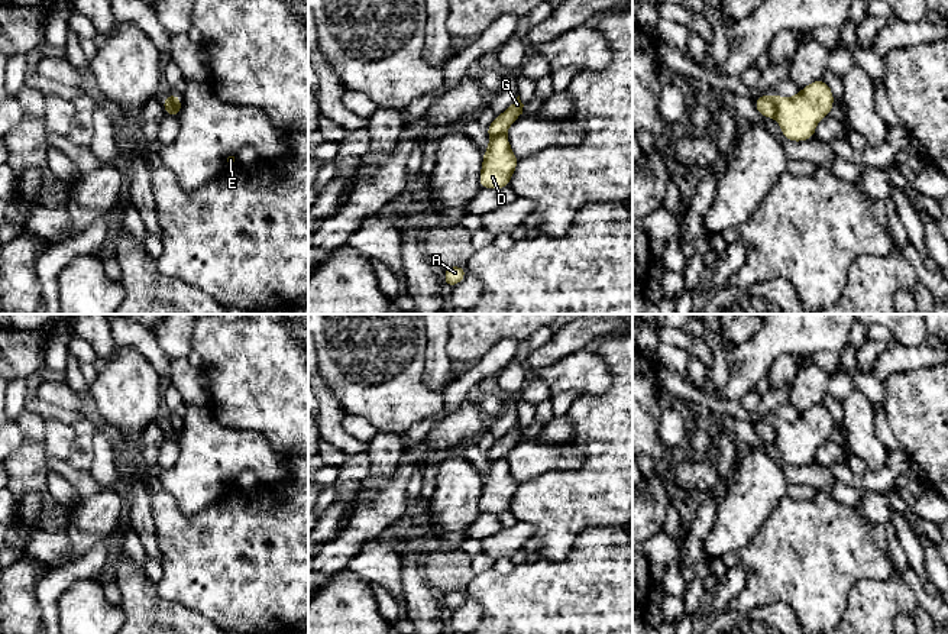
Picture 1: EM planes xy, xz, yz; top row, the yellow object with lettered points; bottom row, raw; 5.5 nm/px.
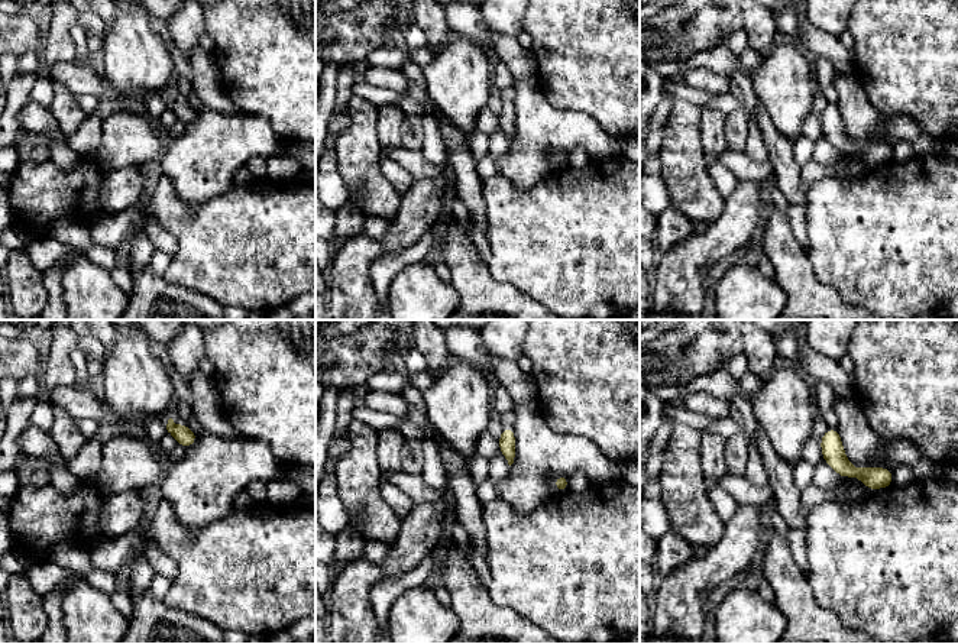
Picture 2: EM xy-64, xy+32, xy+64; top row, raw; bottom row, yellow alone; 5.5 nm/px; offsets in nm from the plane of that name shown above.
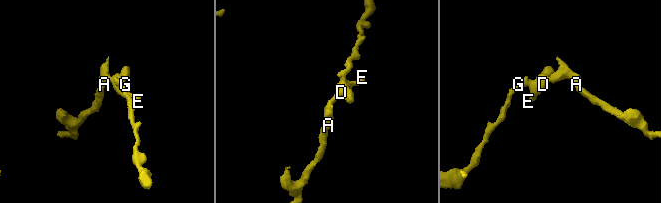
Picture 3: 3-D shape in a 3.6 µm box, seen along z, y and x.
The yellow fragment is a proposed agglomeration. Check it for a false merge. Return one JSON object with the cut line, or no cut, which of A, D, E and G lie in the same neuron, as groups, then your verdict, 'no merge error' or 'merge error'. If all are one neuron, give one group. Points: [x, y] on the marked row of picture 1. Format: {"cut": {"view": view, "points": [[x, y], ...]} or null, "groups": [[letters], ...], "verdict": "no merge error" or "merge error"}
{"cut": {"view": "yz", "points": [[773, 96], [776, 116]]}, "groups": [["A", "D", "E"], ["G"]], "verdict": "merge error"}

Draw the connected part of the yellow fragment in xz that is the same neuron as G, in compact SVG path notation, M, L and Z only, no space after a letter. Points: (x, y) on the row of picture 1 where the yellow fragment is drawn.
M520 96L515 101L499 116L496 116L492 123L486 127L486 133L494 138L496 135L505 133L508 127L522 114L524 104Z

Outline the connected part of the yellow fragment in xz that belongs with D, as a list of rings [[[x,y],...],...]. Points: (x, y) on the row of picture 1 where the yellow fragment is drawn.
[[[505,133],[491,138],[489,146],[483,152],[479,188],[495,188],[499,191],[508,187],[518,161]]]

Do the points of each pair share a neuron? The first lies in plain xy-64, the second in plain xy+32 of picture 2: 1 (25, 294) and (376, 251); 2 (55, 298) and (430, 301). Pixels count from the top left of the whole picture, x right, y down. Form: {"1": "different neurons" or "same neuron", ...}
{"1": "same neuron", "2": "different neurons"}

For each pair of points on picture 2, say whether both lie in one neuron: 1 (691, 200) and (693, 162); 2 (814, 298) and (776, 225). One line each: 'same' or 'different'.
1: same
2: same

